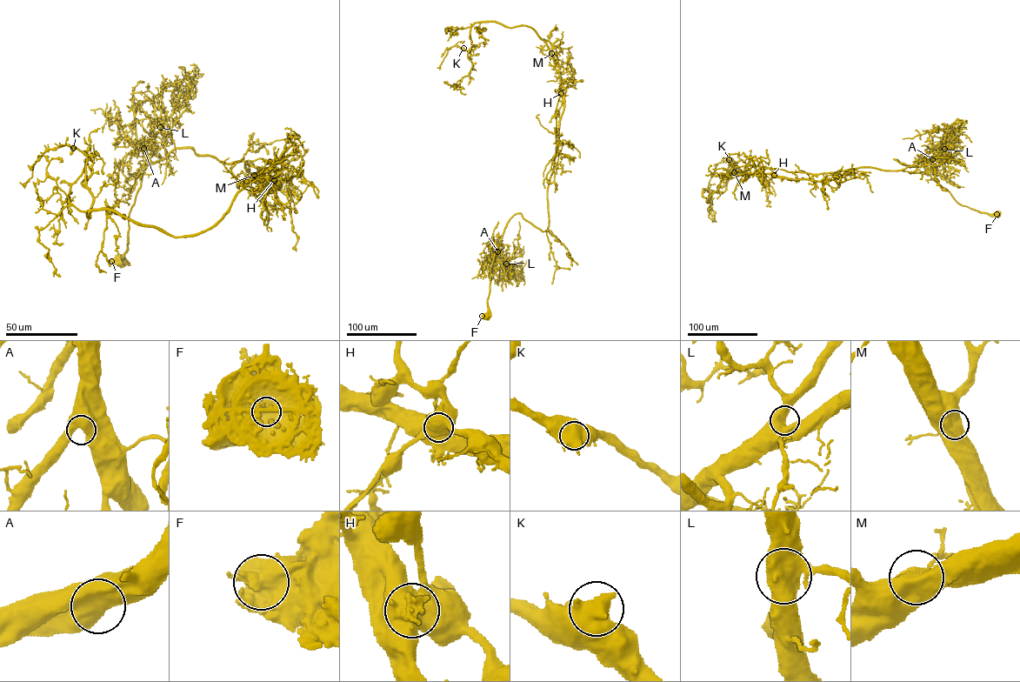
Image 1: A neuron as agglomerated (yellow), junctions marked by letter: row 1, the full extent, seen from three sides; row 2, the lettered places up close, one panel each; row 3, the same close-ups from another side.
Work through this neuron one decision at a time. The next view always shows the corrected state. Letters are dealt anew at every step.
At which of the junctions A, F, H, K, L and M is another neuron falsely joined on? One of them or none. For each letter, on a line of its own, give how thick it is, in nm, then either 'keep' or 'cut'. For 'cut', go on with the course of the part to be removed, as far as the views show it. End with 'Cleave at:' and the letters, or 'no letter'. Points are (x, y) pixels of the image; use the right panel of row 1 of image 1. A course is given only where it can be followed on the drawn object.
A: 500 nm | keep
F: 650 nm | keep
H: 650 nm | cut | (774, 175), (735, 172), (709, 202), (703, 196), (723, 192), (753, 165), (765, 185), (763, 176)
K: 650 nm | keep
L: 650 nm | keep
M: 700 nm | keep
Cleave at: H

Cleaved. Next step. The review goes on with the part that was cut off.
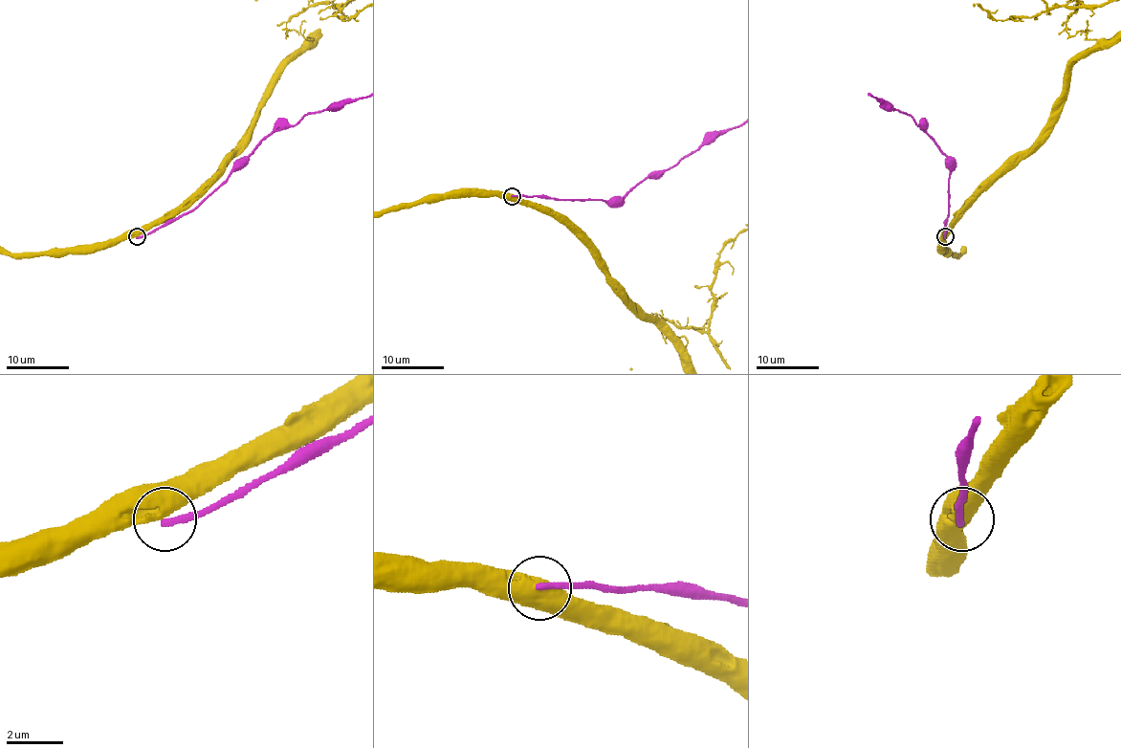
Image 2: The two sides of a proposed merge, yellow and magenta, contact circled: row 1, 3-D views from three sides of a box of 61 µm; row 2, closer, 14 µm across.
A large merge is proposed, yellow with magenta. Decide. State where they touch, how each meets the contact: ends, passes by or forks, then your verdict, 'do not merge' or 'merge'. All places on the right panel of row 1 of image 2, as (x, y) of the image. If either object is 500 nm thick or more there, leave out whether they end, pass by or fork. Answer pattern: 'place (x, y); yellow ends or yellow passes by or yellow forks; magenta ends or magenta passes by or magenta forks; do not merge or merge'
place (945, 236); do not merge

